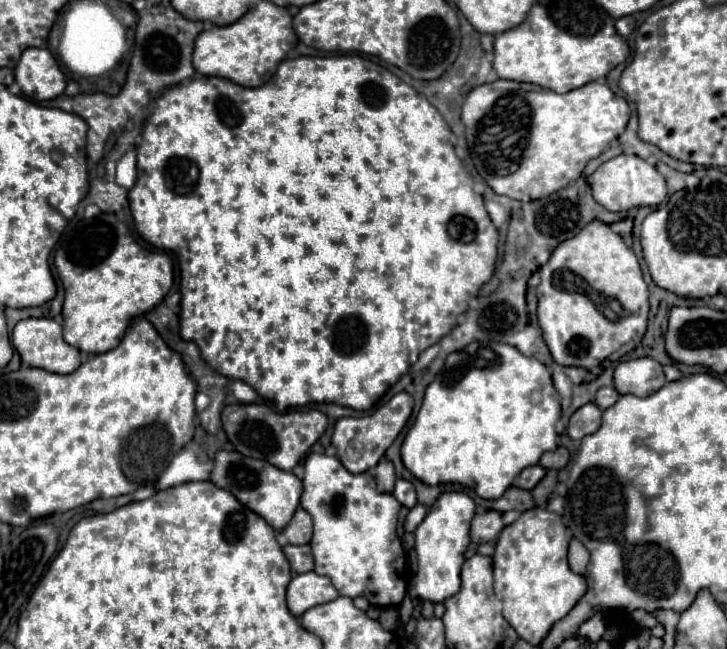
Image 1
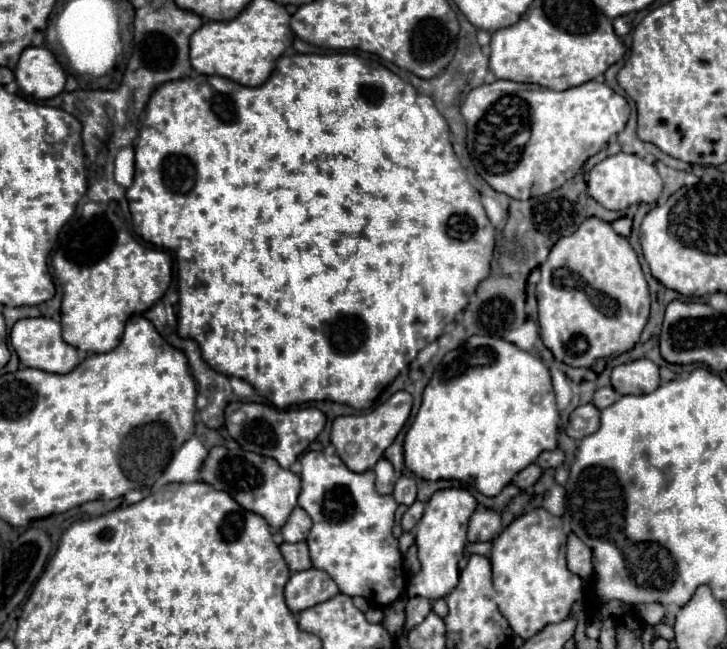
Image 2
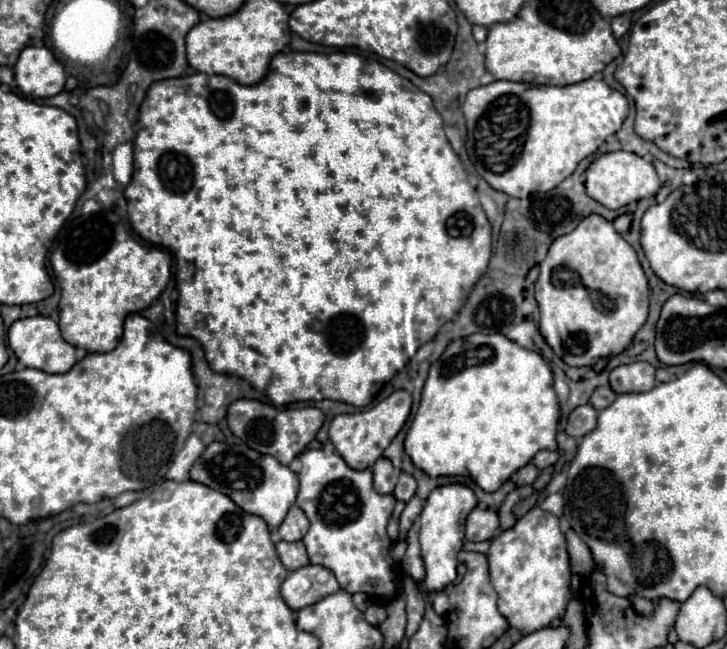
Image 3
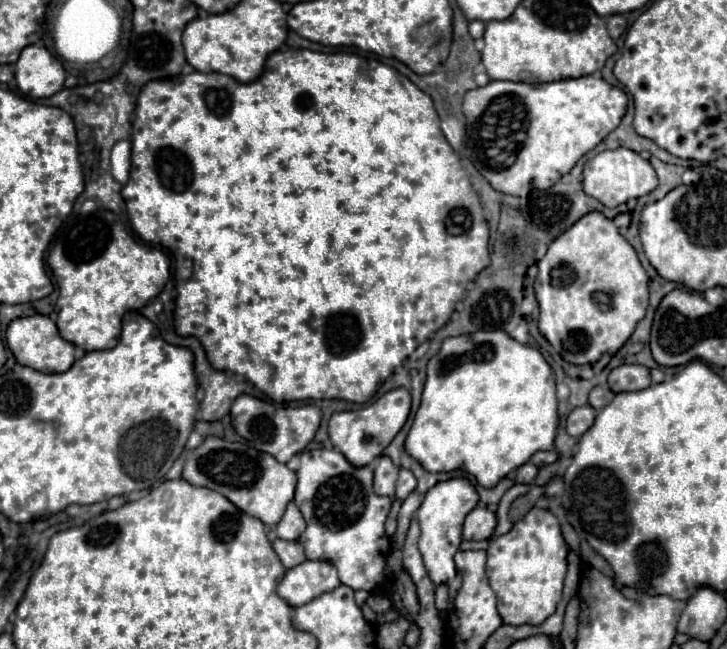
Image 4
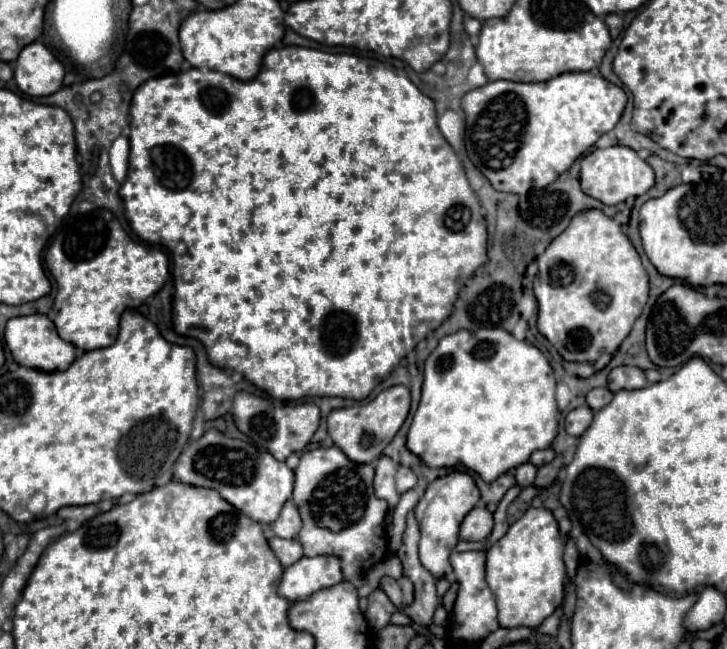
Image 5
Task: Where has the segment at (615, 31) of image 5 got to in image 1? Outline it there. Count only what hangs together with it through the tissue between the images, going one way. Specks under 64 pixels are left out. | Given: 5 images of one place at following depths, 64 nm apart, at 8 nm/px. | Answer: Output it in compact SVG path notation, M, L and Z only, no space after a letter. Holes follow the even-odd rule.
M624 16L624 18L616 20L616 30L620 32L620 36L628 36L634 28L636 28L636 22L632 16Z

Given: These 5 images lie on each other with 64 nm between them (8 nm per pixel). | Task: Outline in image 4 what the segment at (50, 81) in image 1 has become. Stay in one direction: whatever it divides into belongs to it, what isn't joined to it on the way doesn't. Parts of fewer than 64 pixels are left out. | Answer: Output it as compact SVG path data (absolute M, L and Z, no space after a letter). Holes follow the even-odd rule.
M28 46L16 62L16 84L28 98L48 98L64 88L64 66L44 48Z

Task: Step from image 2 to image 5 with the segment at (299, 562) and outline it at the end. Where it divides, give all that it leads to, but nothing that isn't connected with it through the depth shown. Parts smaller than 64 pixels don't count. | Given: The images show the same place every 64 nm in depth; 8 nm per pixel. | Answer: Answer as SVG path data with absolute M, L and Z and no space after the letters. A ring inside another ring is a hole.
M274 536L274 538L270 538L268 542L270 542L270 548L274 550L274 554L278 556L278 560L282 562L284 568L292 566L294 562L298 562L298 560L304 556L302 544L300 544L298 540L284 540L284 538Z

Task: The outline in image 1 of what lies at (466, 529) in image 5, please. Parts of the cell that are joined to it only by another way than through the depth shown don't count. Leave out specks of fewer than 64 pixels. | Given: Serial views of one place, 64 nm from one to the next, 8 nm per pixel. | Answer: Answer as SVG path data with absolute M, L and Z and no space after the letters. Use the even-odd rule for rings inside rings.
M488 510L484 514L474 516L472 528L470 528L470 538L472 538L474 544L494 542L494 540L498 540L502 528L504 528L502 514L496 512L496 510Z

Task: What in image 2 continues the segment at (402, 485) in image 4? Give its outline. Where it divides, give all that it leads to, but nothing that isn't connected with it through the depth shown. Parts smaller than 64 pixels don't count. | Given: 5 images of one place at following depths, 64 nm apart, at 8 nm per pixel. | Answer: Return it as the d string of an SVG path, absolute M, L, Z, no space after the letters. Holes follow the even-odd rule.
M402 476L396 486L394 486L394 494L398 504L406 504L406 506L412 506L416 502L416 484L412 478L406 478Z

